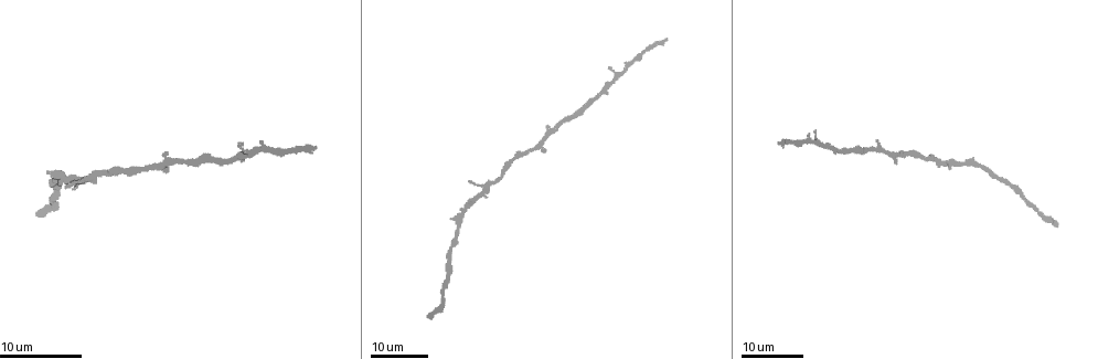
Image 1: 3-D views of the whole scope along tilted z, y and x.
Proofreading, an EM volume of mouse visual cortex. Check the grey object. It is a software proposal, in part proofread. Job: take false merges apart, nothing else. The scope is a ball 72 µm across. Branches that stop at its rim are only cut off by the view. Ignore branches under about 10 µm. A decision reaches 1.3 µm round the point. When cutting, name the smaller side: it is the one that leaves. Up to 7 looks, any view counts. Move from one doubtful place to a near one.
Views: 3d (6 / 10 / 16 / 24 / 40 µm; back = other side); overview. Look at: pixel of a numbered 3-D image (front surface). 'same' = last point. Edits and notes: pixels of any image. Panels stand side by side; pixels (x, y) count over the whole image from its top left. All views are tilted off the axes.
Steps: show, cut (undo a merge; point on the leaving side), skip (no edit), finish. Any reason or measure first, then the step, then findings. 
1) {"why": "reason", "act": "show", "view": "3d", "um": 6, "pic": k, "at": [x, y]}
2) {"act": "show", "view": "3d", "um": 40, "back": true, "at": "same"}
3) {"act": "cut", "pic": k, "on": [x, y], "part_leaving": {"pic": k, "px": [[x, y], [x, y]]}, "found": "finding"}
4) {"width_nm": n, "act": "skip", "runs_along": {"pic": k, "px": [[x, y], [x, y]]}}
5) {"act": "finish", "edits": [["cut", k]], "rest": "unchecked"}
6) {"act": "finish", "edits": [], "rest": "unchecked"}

{"act": "show", "view": "3d", "um": 16, "pic": 1, "at": [127, 171]}

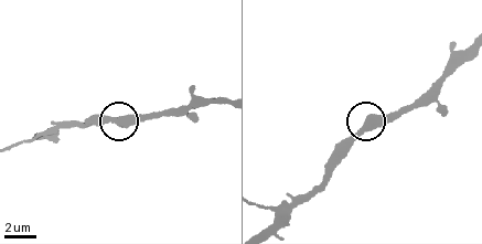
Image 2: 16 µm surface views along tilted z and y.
{"act": "show", "view": "3d", "um": 10, "pic": 2, "at": [363, 123]}

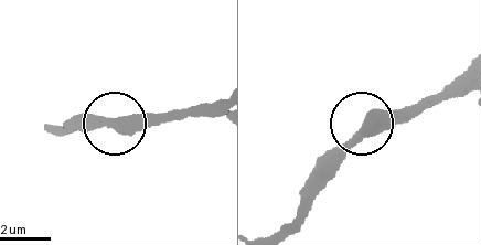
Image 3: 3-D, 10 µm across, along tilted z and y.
{"act": "skip", "runs_along": {"pic": 3, "px": [[366, 132], [359, 127], [309, 183]]}, "found": "all the same neuron"}

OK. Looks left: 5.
{"why": "narrows sharply", "act": "show", "view": "3d", "um": 16, "pic": 1, "at": [885, 152]}

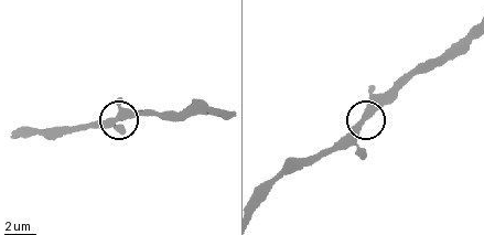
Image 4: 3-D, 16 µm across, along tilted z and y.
{"why": "closer look", "act": "show", "view": "3d", "um": 10, "pic": 4, "at": [115, 122]}

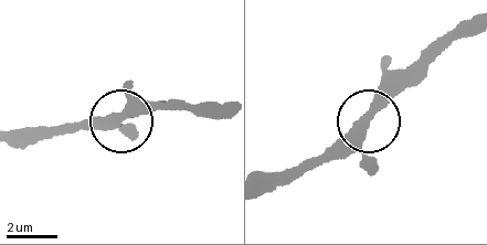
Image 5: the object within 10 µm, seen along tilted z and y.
{"act": "show", "view": "3d", "um": 10, "back": true, "pic": 5, "at": [368, 118]}

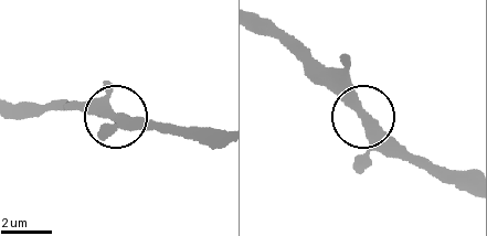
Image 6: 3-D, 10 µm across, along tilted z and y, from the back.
{"act": "skip", "runs_along": {"pic": 6, "px": [[463, 188], [391, 151], [324, 73]]}, "found": "one neuron here"}

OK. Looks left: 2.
{"act": "finish", "edits": [], "rest": "unchecked"}

